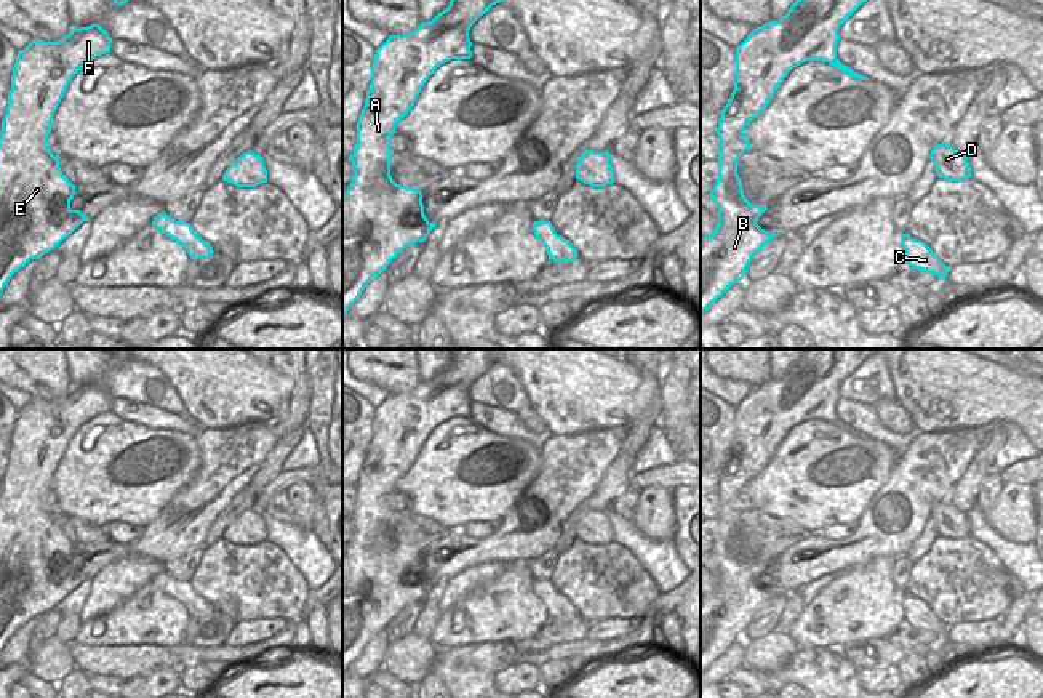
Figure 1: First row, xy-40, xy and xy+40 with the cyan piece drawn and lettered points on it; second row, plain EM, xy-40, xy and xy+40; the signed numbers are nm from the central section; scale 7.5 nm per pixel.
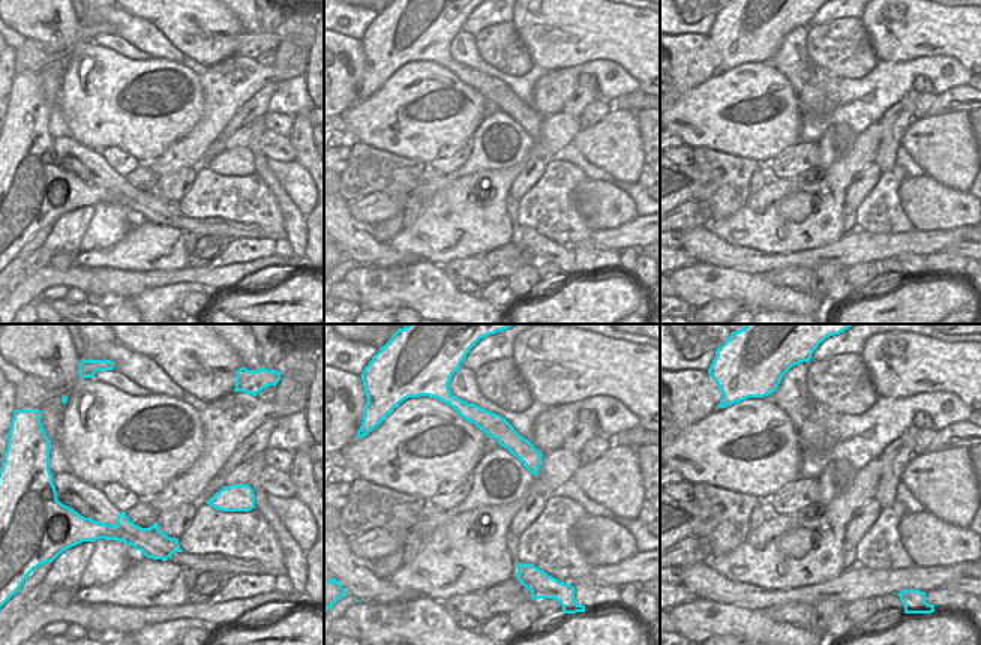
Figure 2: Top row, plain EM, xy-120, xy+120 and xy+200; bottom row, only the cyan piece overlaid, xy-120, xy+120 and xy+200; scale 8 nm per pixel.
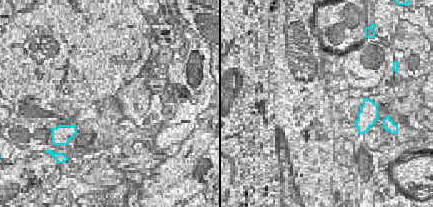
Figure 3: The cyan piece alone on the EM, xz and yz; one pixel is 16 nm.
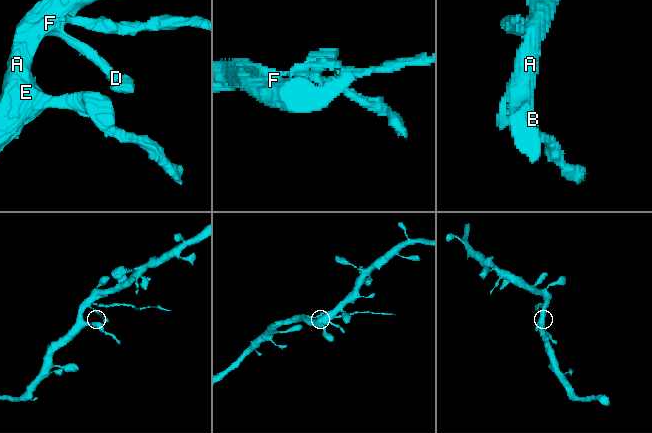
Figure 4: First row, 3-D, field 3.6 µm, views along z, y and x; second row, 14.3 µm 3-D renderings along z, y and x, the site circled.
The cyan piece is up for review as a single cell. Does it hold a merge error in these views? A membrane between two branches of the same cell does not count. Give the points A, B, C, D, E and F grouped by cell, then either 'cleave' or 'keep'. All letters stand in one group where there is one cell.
groups A B D E F / C; cleave

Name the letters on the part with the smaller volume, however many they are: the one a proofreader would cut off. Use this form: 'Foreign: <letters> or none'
Foreign: C

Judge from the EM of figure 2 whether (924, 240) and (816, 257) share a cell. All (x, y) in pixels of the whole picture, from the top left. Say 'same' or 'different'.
same

